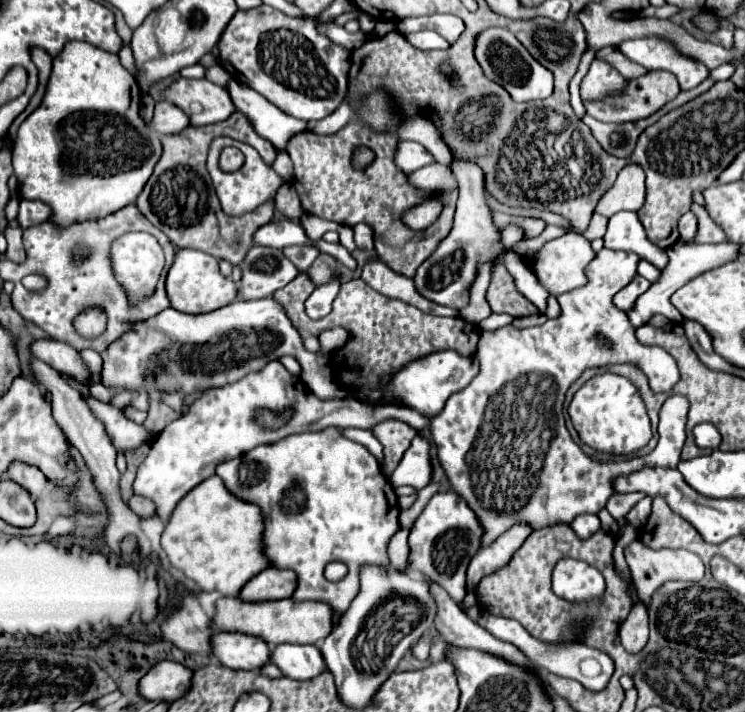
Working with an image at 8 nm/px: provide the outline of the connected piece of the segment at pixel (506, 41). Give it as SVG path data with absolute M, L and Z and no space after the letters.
M490 27L480 31L476 35L474 57L480 63L484 75L490 81L502 85L514 101L536 101L536 99L546 99L552 95L552 89L554 89L552 73L546 67L542 67L514 37L514 33L510 33L504 27Z

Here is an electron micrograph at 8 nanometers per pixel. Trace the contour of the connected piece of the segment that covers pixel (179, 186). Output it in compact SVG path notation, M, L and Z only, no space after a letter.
M236 111L234 117L230 117L230 121L206 127L190 127L186 129L186 133L182 133L182 137L162 137L162 161L156 165L144 191L138 195L136 205L154 227L158 227L166 237L170 237L170 241L176 247L198 249L238 267L244 261L250 247L254 245L254 233L274 217L274 199L260 205L254 213L242 217L228 217L222 211L218 211L220 205L216 203L216 191L206 171L206 157L212 139L222 135L252 145L266 165L272 165L276 159L278 151L266 139L256 135L246 115Z

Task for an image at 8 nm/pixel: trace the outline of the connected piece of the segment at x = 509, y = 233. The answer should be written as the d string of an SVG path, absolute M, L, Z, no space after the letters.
M510 223L510 225L502 231L502 245L506 247L506 251L509 251L512 246L522 241L522 239L524 239L524 229L522 229L520 225L516 225L516 223Z

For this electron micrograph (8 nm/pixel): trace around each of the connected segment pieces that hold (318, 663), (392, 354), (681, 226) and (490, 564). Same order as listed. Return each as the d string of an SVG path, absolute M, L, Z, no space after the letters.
M278 645L272 651L272 663L290 679L312 679L326 671L324 657L316 645Z
M300 272L298 281L294 279L290 285L286 285L286 289L280 289L274 297L284 305L290 321L298 329L312 329L316 333L334 326L348 329L350 333L348 343L340 351L336 351L336 355L342 355L342 359L336 355L332 359L332 365L346 387L358 387L358 385L376 387L388 383L392 373L402 369L408 361L420 359L434 351L452 349L462 355L472 355L476 351L480 337L476 325L462 321L462 317L438 317L424 313L412 305L406 305L404 301L382 297L362 279L352 279L344 283L333 302L331 313L320 321L312 321L308 317L302 317L302 313L305 308L304 303L314 289L315 285L310 278L304 272Z
M691 211L682 215L678 221L678 231L680 239L684 242L690 242L696 233L698 233L698 219Z
M518 521L496 541L492 541L488 547L482 547L468 565L468 575L466 575L468 591L474 591L482 577L506 567L506 563L522 547L522 543L530 533L532 533L532 527L526 525L524 521Z

